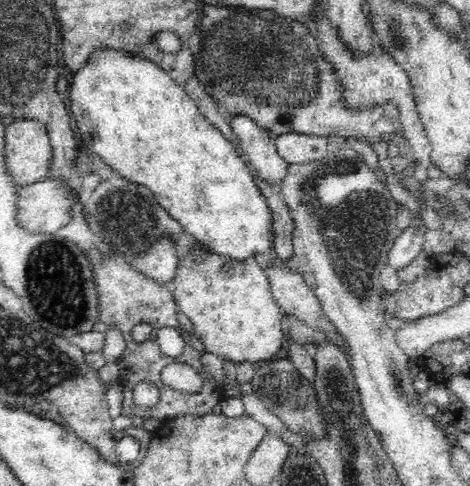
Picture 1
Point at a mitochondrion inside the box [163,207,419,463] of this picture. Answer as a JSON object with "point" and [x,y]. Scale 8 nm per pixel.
{"point":[286,390]}

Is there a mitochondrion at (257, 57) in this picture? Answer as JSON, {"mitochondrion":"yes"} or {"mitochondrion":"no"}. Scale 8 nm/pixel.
{"mitochondrion":"yes"}

